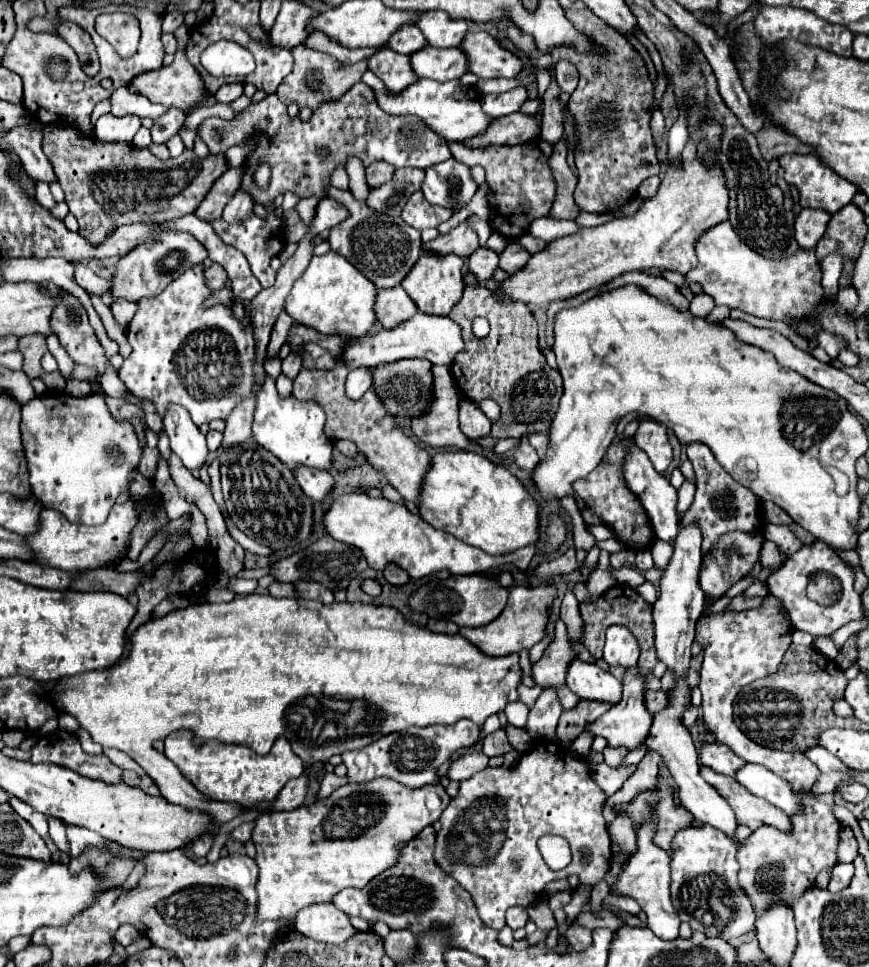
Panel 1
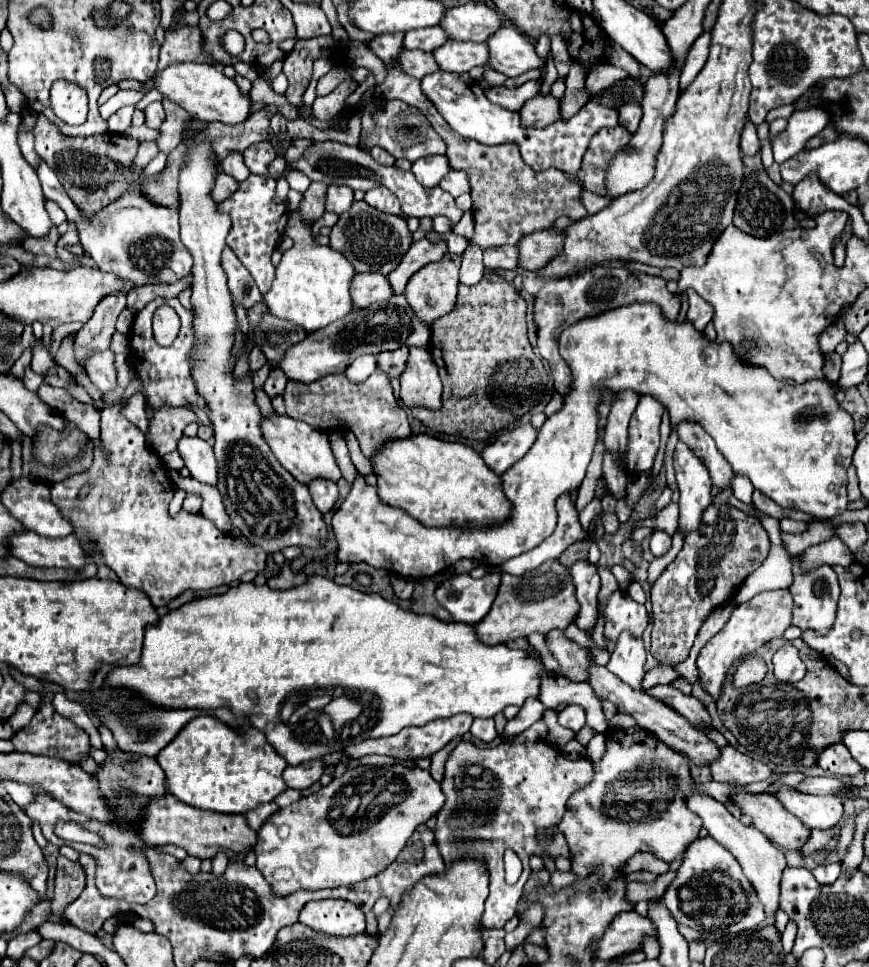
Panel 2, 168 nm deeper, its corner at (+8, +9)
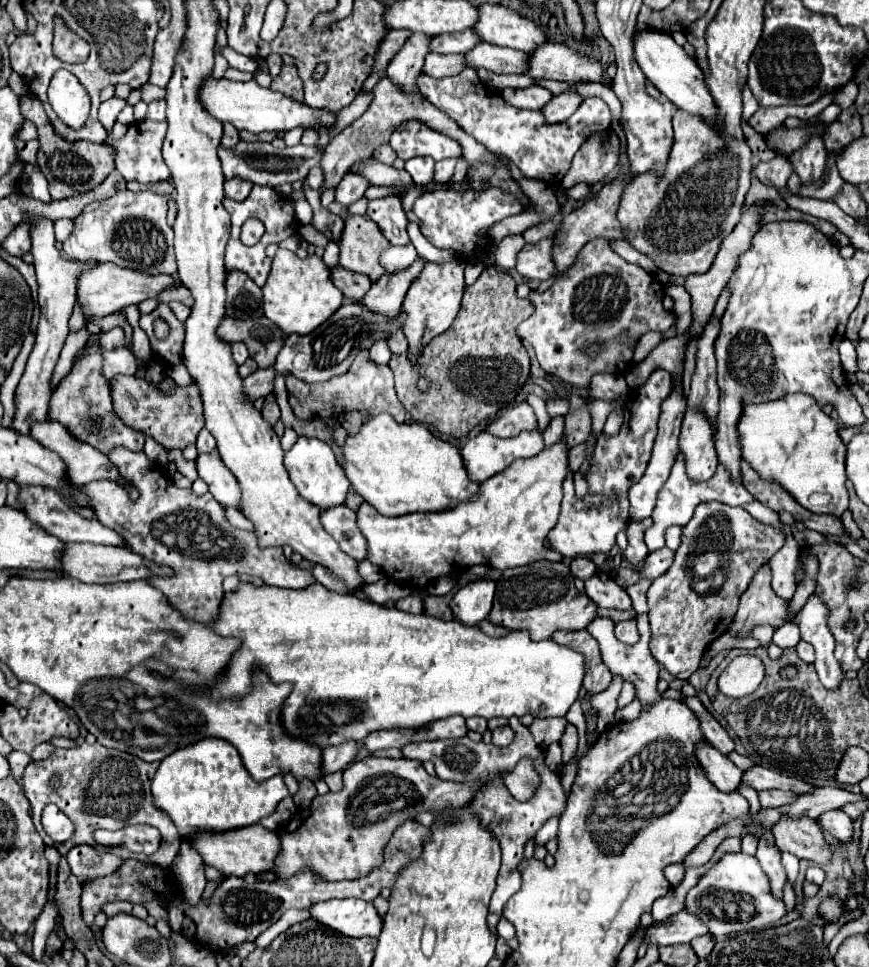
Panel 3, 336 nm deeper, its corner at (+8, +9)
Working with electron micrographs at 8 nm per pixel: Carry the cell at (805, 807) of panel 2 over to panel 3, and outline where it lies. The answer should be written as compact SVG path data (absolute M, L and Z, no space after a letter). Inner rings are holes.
M827 810L823 812L823 816L817 818L817 822L825 832L829 832L839 842L849 842L853 836L851 818L843 810Z

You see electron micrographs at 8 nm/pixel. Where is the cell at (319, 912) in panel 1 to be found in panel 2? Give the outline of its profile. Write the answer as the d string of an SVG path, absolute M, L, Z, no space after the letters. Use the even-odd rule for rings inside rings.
M347 900L307 902L299 914L299 922L331 936L353 936L365 932L365 914Z

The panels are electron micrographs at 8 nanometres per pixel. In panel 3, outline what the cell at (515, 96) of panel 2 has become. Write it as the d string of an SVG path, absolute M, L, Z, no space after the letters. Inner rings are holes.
M529 86L529 88L505 88L503 98L515 106L515 108L523 108L523 110L539 110L543 104L547 104L553 94L543 88L543 86Z

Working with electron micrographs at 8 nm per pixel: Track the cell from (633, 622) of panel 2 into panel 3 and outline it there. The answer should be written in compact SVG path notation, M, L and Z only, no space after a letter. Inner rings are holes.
M595 574L593 578L585 580L585 590L587 590L587 596L595 600L599 608L617 608L617 610L633 608L629 594L613 578L609 578L607 582L601 582L599 576Z

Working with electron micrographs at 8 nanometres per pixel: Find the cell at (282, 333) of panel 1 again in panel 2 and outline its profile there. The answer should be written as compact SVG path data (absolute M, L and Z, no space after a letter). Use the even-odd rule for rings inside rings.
M253 348L253 352L249 354L249 370L251 372L257 372L265 364L267 364L267 360L265 360L263 352L259 352L259 348Z

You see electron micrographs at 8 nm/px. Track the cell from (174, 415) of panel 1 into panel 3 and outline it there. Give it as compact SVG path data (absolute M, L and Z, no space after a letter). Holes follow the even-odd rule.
M203 454L195 458L195 466L199 472L199 478L207 482L209 492L215 496L215 500L223 506L239 506L241 490L235 480L235 476L227 470L227 466L221 462L217 454Z

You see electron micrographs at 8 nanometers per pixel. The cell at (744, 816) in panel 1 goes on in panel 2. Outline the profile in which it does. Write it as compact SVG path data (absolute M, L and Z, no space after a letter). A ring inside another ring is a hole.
M735 788L733 802L741 806L743 814L753 818L753 826L757 830L761 830L773 844L785 850L801 850L811 836L811 830L775 796L743 794L741 788Z

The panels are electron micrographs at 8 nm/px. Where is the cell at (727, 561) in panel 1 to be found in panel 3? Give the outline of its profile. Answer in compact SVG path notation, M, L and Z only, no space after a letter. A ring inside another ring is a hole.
M703 502L683 528L681 546L673 566L653 580L647 590L653 658L673 676L687 680L701 664L705 648L727 632L741 594L747 590L755 572L785 542L785 534L765 526L743 508L721 502Z

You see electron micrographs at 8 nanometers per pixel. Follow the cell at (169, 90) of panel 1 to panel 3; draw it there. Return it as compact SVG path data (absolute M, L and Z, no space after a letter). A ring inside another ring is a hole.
M207 78L207 80L203 80L203 84L199 88L199 102L205 108L205 112L209 112L213 118L221 120L223 124L229 122L237 130L249 130L253 134L259 134L265 130L287 132L297 126L303 126L303 128L325 126L325 128L329 128L335 122L333 112L313 110L311 106L295 102L279 92L273 92L271 88L261 88L255 80L237 82L237 80L227 80L227 78L221 78L221 80Z

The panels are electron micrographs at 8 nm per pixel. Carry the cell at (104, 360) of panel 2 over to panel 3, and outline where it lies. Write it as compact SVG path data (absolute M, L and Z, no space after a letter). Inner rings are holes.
M113 376L109 380L111 400L115 414L131 428L141 430L147 436L153 436L165 448L185 448L195 442L199 430L203 428L203 406L199 398L199 390L195 384L187 388L175 388L173 392L161 392L159 388L147 384L137 376Z

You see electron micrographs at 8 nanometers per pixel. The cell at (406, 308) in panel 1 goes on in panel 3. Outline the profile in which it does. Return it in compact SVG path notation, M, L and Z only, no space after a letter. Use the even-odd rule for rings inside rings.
M341 266L331 268L331 278L333 278L333 284L343 292L343 296L353 302L359 302L371 288L371 280L367 280L367 276L347 272Z

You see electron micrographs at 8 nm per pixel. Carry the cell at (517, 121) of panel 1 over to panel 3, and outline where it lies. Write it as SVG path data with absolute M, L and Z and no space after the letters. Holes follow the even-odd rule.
M563 92L563 94L559 94L559 96L553 96L553 98L541 108L541 112L543 112L543 116L545 116L545 120L547 120L549 124L559 124L559 122L567 120L567 118L579 108L581 100L583 100L583 98L581 98L579 94L575 94L575 92Z

